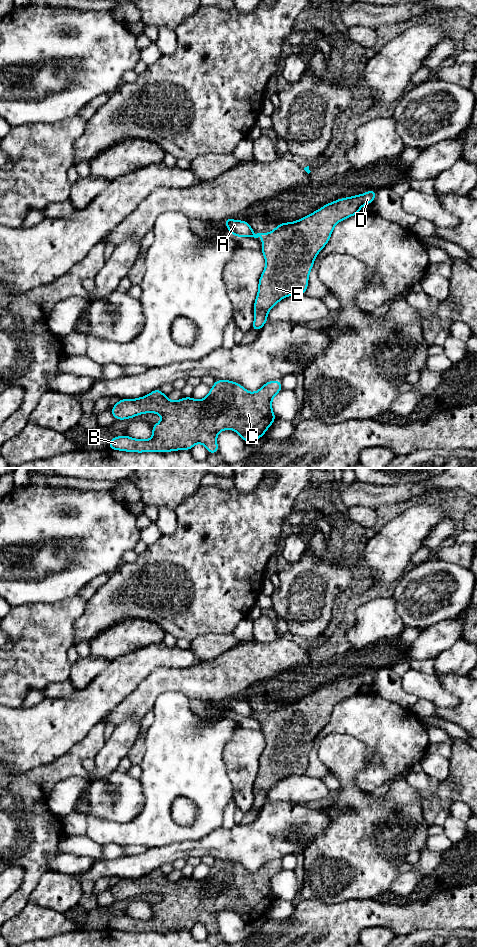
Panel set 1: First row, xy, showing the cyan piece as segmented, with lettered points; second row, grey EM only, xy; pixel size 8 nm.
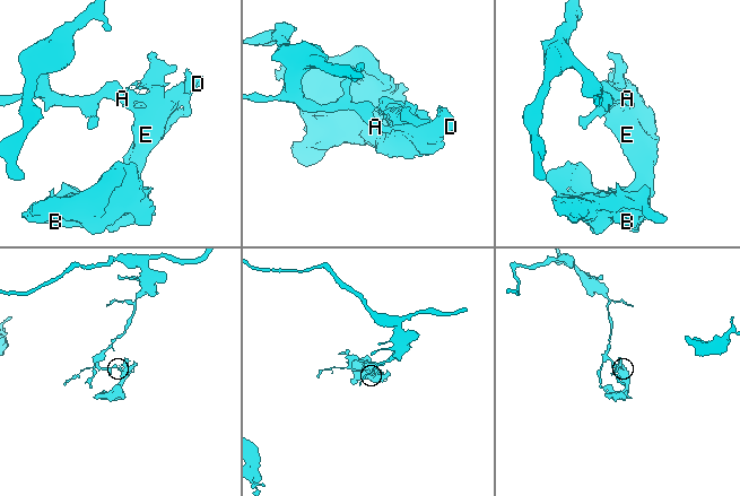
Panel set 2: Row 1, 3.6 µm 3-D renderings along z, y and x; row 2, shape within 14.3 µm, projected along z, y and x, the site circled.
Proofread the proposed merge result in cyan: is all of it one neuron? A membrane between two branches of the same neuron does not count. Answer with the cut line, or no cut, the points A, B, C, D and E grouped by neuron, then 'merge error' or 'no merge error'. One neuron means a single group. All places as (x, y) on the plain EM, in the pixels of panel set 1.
xy (254, 714), (252, 716) | A / B C D E | merge error

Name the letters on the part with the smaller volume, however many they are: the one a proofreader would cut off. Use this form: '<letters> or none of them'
B, C, D, E

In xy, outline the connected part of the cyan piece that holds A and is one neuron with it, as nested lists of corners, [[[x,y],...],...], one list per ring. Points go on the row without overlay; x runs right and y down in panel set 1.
[[[229,697],[224,698],[226,708],[229,712],[238,717],[253,717],[254,712],[249,702],[242,700],[234,700]]]

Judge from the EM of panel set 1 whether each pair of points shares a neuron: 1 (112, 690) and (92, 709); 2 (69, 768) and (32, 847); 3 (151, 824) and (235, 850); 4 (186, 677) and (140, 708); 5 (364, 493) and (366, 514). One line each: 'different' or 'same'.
1: same
2: same
3: different
4: same
5: different

